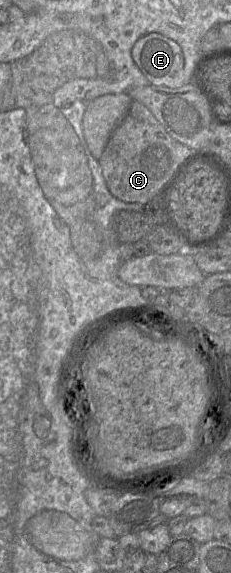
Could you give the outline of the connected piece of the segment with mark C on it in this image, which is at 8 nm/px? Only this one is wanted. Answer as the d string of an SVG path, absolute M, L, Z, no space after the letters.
M132 100L127 115L113 130L98 161L114 197L126 203L147 204L156 197L177 165L192 152L173 139L145 105Z

